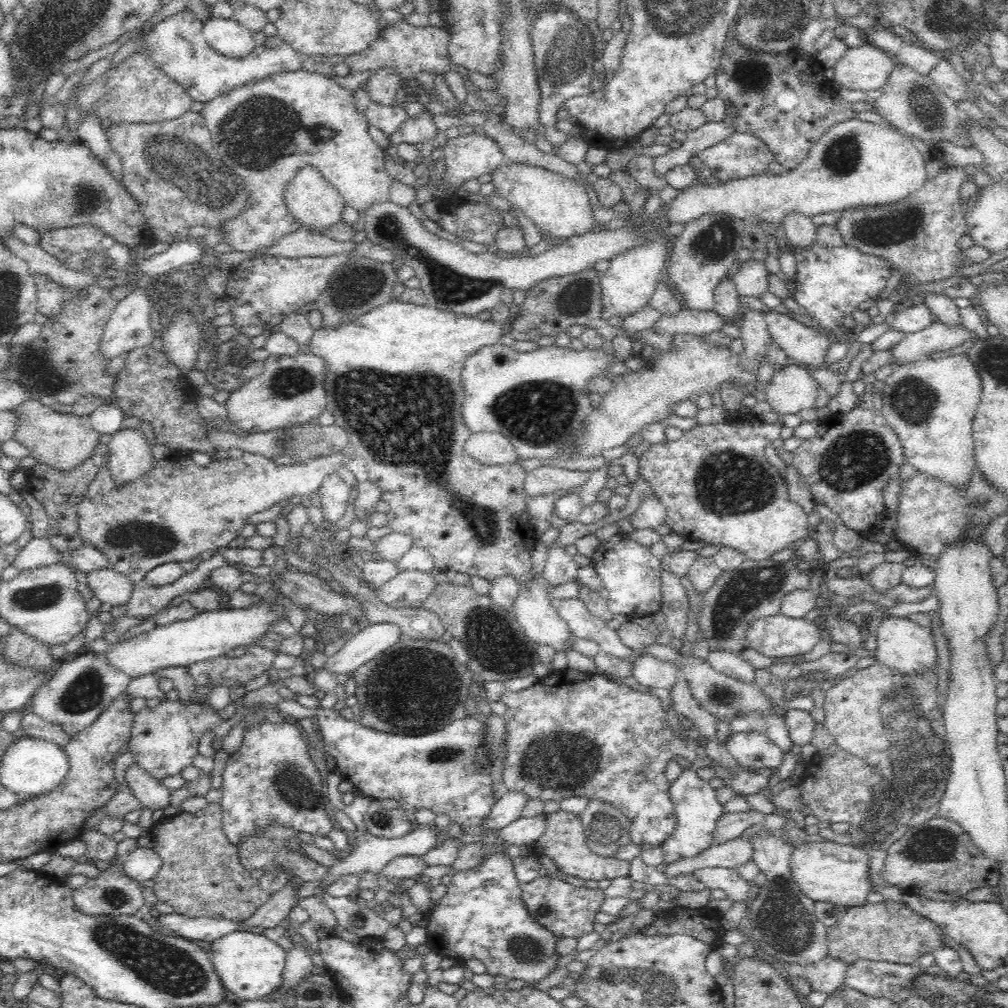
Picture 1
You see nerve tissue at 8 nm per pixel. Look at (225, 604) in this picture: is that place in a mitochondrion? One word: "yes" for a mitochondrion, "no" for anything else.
no

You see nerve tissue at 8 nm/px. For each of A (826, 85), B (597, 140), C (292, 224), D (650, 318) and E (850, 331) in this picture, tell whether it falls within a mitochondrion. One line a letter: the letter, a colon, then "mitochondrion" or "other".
A: other
B: other
C: other
D: other
E: other

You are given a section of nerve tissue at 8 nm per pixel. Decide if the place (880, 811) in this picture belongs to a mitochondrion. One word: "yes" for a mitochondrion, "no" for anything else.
yes

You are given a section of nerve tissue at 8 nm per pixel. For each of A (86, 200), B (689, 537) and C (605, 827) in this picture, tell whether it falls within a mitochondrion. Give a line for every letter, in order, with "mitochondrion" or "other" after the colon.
A: mitochondrion
B: other
C: mitochondrion

